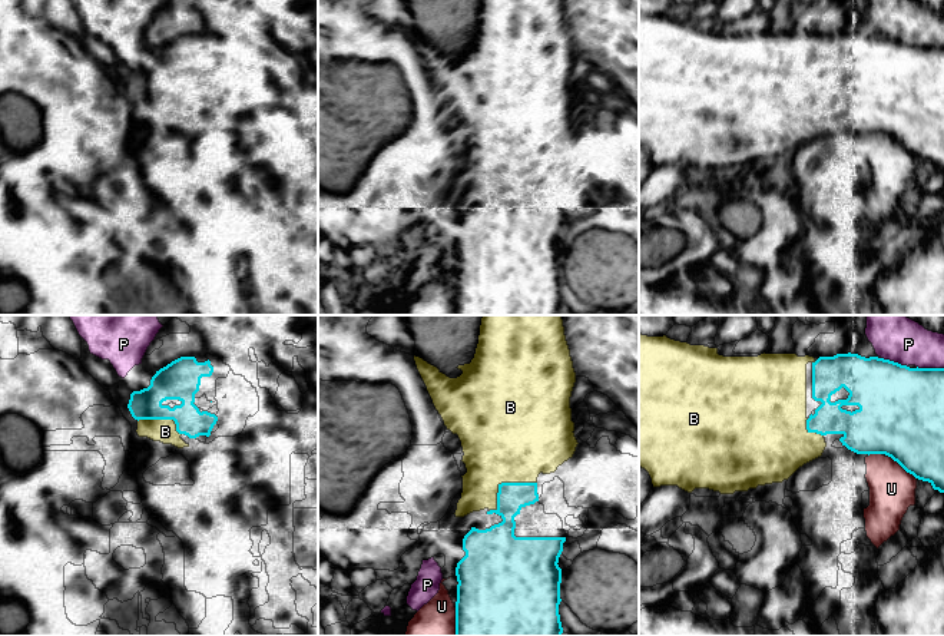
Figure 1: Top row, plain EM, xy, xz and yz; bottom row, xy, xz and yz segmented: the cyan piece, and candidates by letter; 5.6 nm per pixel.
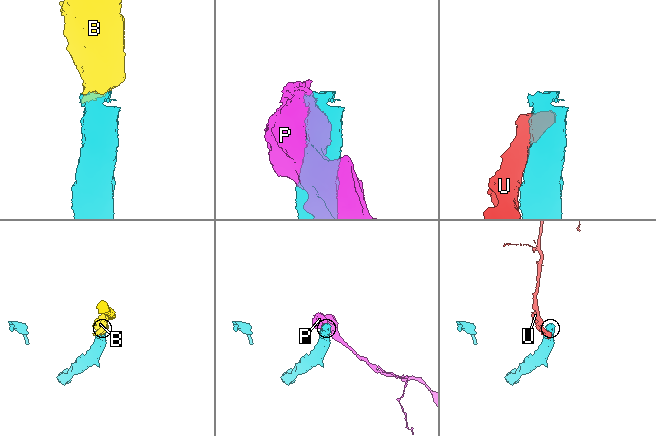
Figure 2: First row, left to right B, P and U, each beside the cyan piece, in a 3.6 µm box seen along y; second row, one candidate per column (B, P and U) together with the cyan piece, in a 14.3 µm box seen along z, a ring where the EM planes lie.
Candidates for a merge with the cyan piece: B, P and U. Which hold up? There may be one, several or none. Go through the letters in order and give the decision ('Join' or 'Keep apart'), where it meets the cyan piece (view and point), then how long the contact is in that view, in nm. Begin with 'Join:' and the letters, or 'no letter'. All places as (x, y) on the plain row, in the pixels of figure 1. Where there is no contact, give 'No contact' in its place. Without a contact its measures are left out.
Join: B
B: Join. Touches cyan at xz (503, 162). Shared border 300 nm
P: Keep apart. Touches cyan at yz (893, 40). Shared border 160 nm
U: Keep apart. Touches cyan at yz (903, 146). Shared border 200 nm

